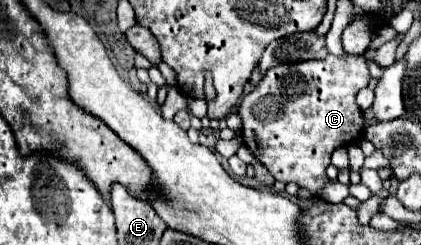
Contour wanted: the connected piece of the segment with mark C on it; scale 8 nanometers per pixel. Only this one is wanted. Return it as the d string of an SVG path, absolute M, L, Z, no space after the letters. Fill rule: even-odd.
M328 54L322 60L308 60L296 64L280 64L264 74L260 84L242 98L238 114L242 118L242 140L244 146L272 172L272 176L284 184L296 182L300 188L308 190L314 198L330 182L326 178L326 168L330 166L330 156L336 148L348 146L364 132L362 110L356 104L356 92L366 88L370 82L370 72L366 68L364 56L338 58Z

